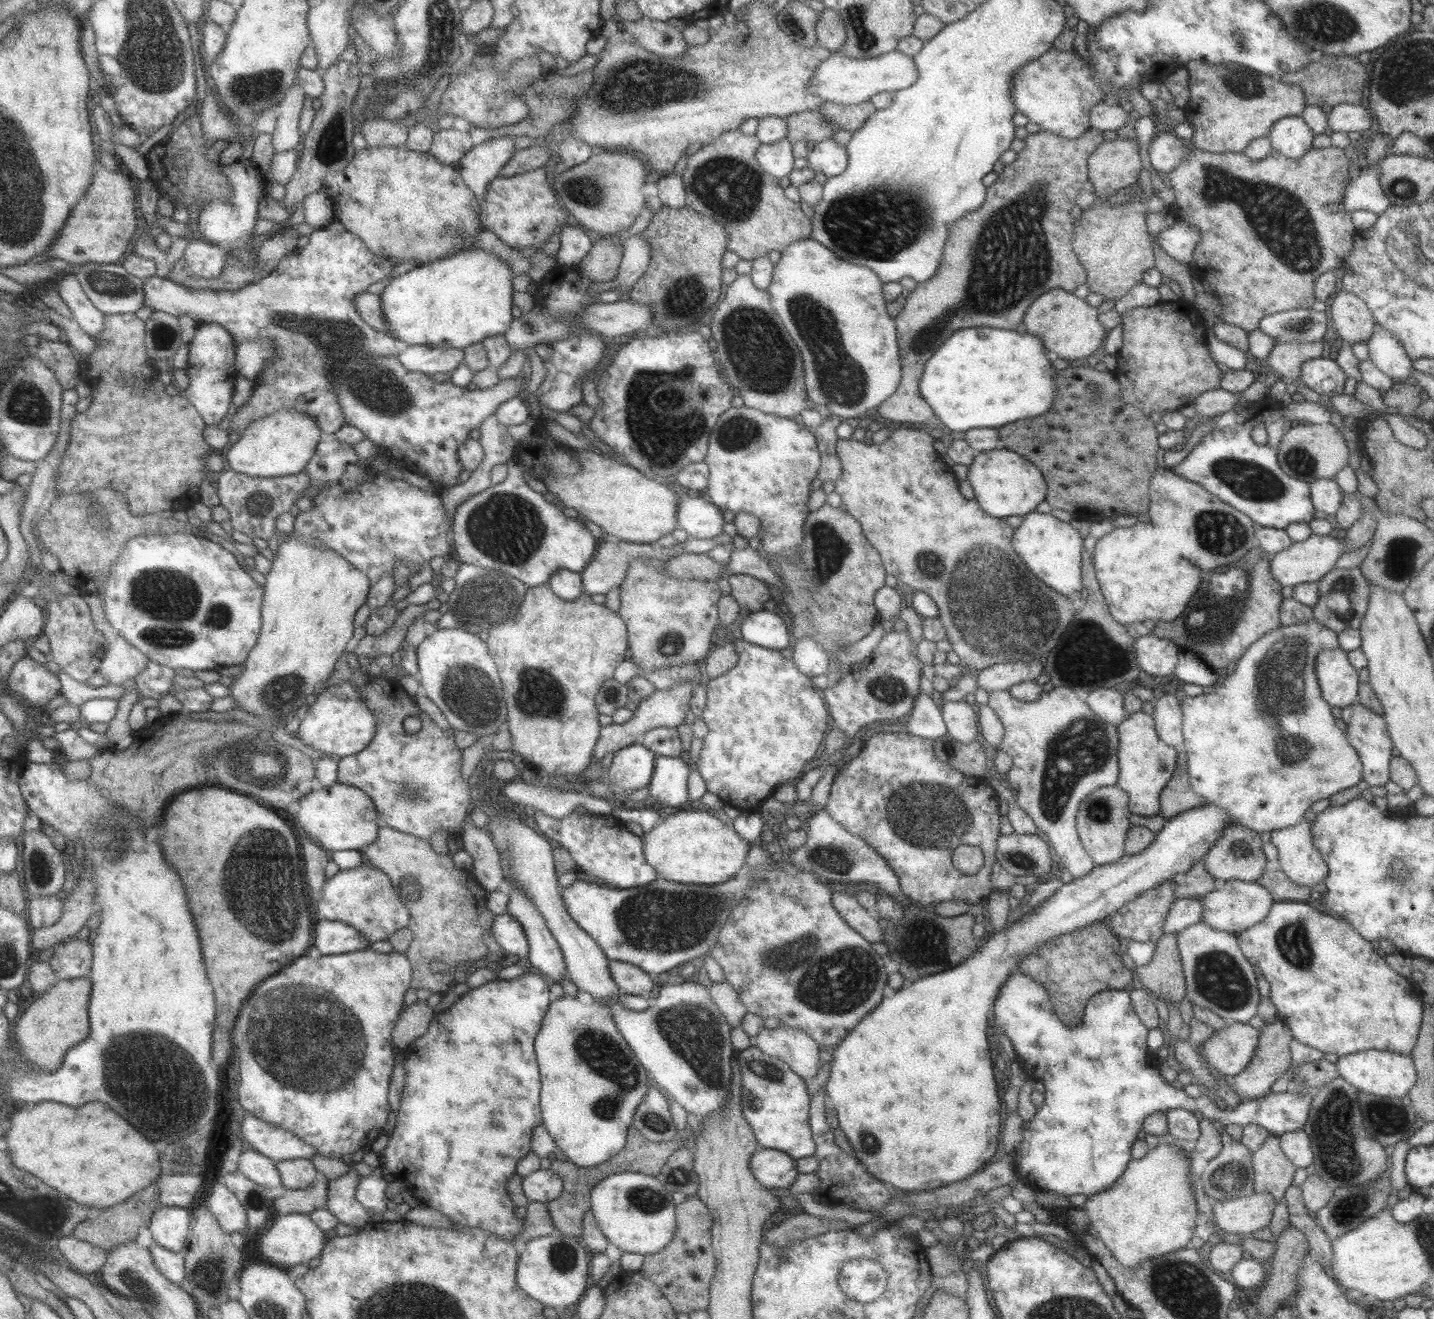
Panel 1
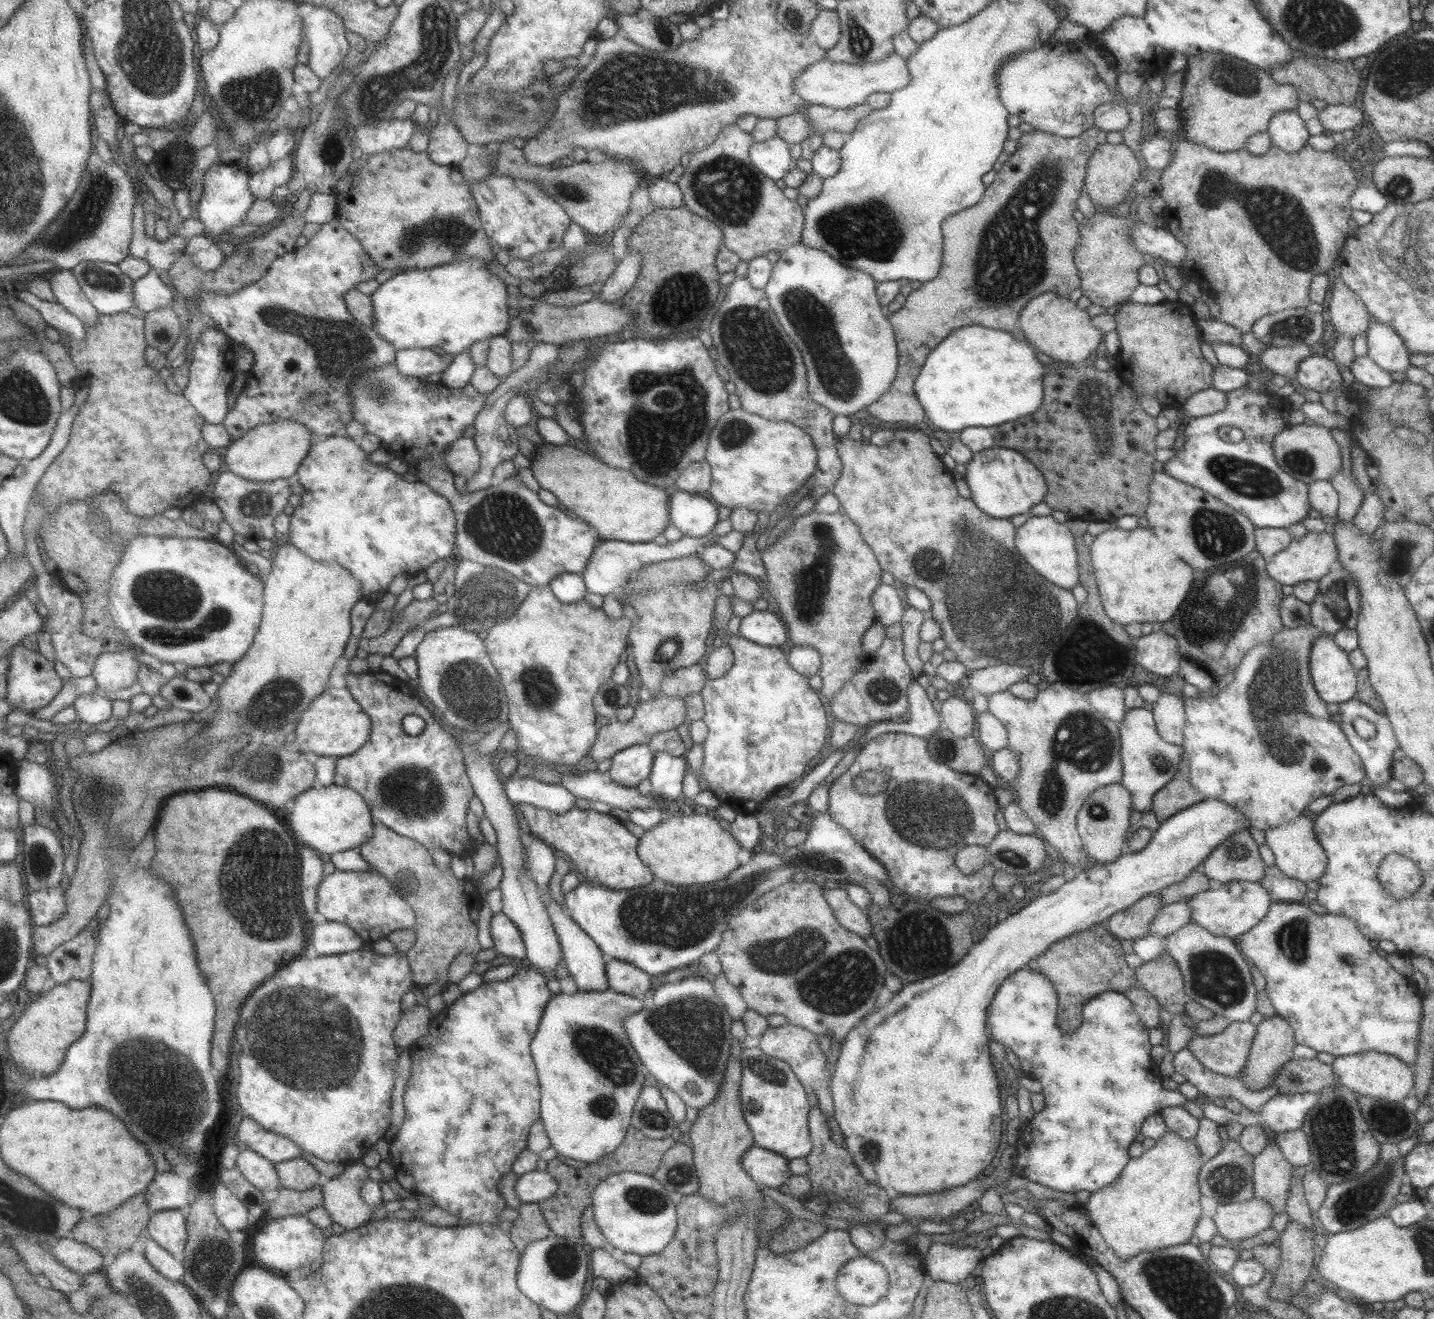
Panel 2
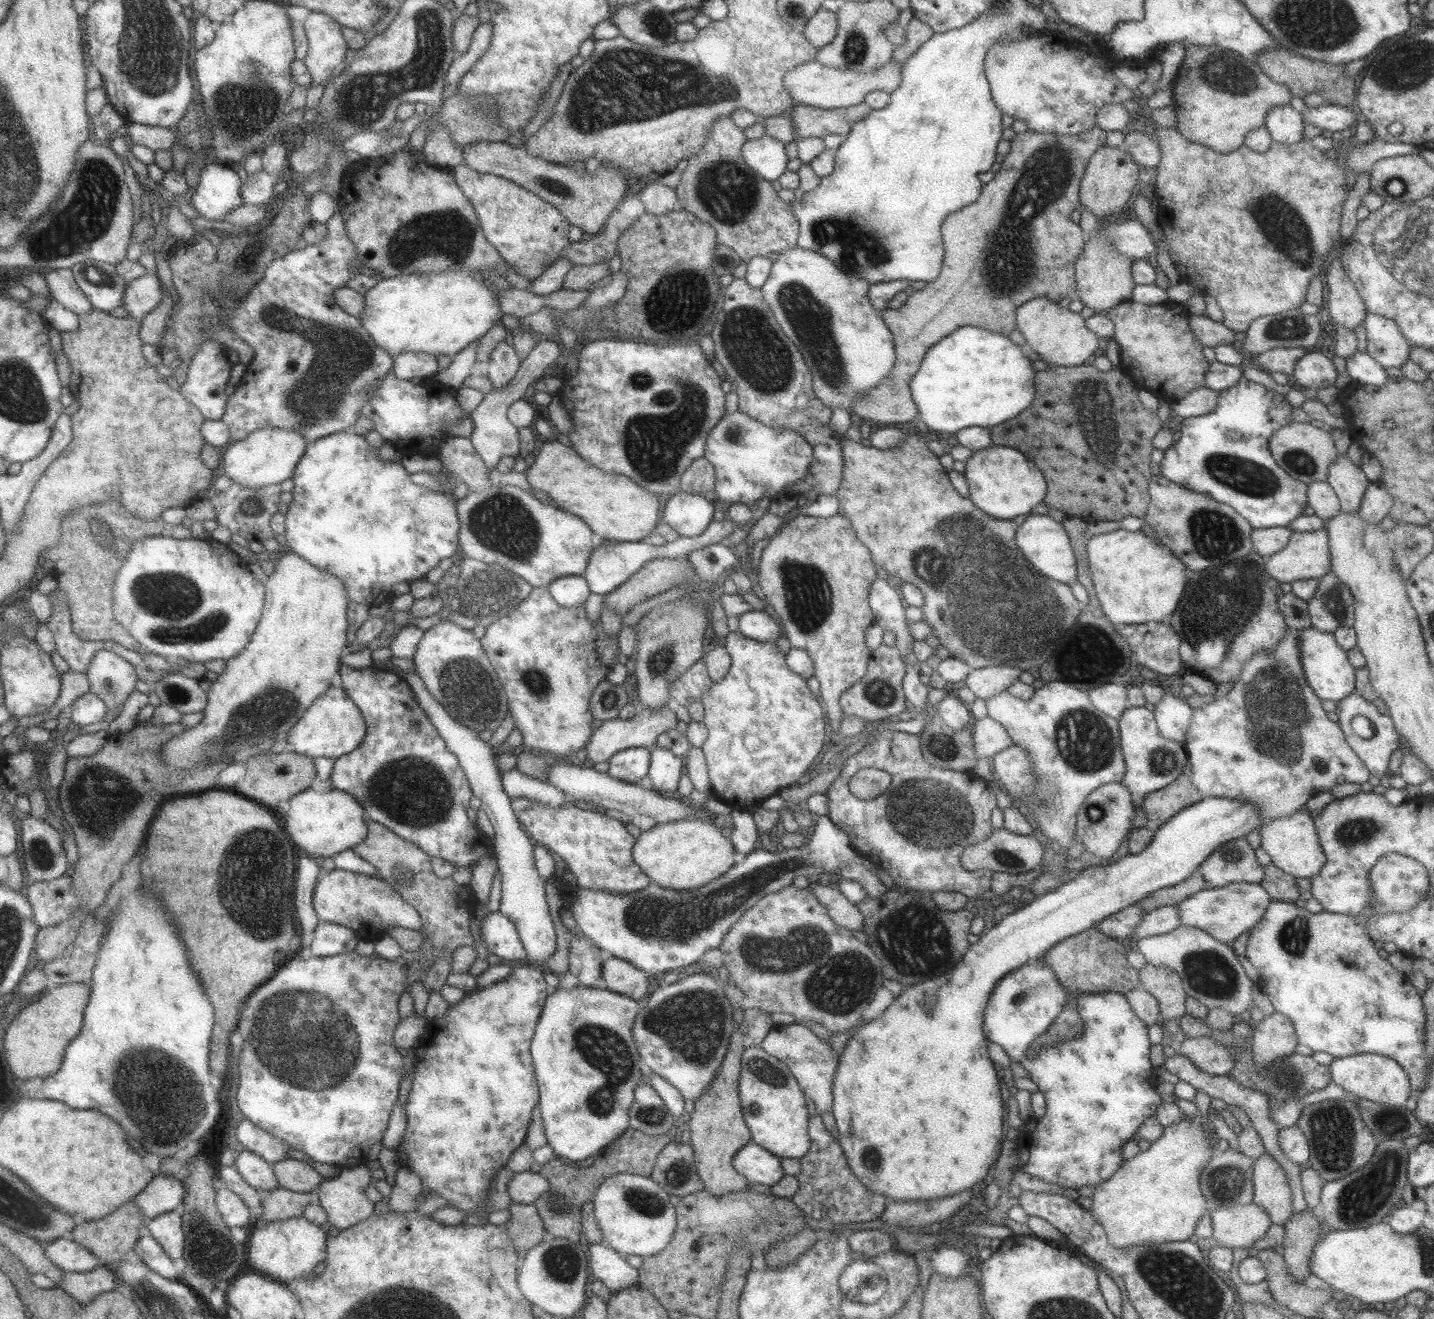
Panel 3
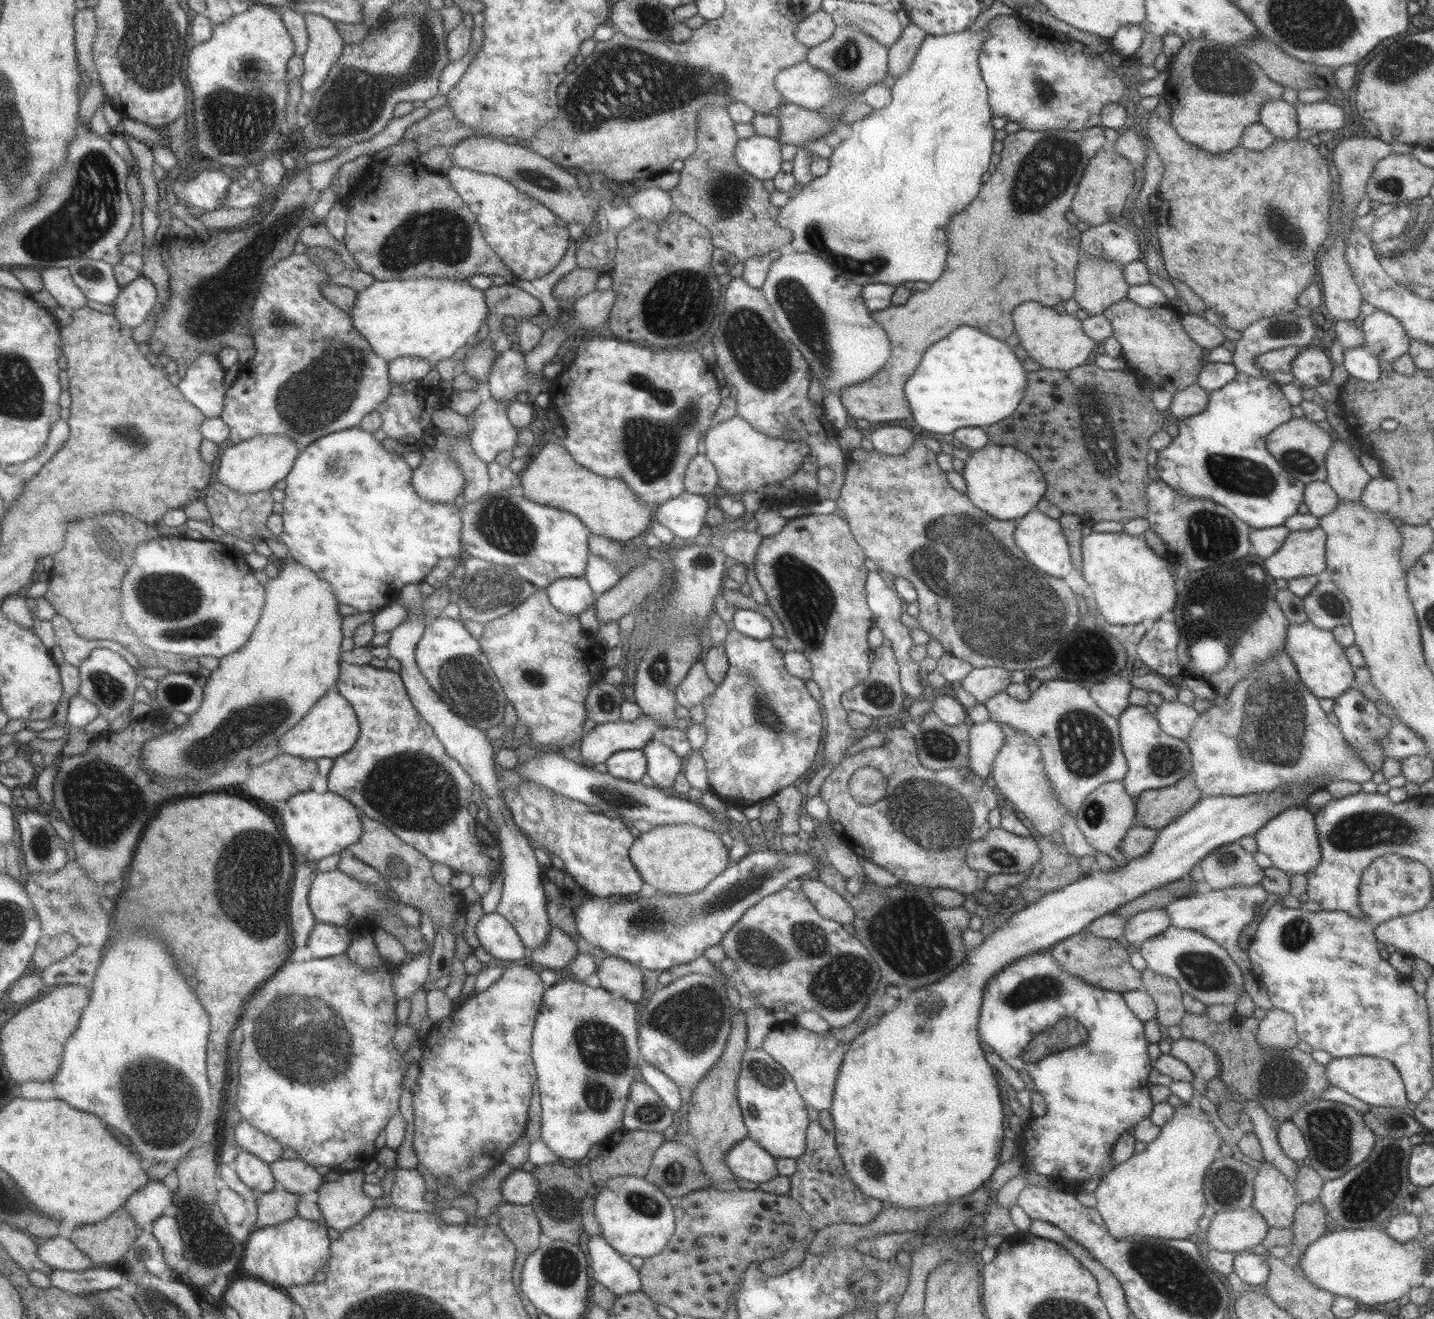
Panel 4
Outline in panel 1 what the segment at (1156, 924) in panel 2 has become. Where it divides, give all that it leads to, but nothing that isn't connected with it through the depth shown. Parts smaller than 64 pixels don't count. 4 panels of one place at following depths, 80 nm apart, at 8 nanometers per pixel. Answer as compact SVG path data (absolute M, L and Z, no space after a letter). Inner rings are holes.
M1198 898L1176 899L1165 914L1162 930L1165 934L1183 931L1187 926L1199 923L1202 913L1203 906Z

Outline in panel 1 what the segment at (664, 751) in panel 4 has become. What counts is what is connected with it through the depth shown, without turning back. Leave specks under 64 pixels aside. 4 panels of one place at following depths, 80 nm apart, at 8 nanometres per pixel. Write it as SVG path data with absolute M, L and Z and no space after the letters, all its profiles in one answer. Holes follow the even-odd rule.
M657 756L649 784L650 796L666 806L690 802L687 784L692 768L685 756Z

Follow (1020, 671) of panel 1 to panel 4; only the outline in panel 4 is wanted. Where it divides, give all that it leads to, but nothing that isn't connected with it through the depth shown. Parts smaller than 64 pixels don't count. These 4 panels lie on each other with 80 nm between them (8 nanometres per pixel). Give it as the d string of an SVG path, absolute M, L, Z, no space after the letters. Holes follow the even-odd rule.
M986 667L973 669L961 680L962 688L978 701L986 703L996 694L1004 692L1010 686L1011 671L1005 668Z

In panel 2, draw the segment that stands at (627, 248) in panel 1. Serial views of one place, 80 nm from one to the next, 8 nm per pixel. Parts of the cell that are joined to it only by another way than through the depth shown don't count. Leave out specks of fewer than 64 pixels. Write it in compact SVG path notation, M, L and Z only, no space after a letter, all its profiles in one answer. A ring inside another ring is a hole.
M630 251L625 254L621 263L617 264L615 272L606 280L602 286L601 300L608 303L620 302L640 276L640 265L642 257L638 251Z

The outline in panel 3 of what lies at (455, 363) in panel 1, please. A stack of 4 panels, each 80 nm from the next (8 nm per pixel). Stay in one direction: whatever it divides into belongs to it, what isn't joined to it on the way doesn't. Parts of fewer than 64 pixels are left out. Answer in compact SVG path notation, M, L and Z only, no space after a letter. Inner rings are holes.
M405 353L396 359L396 376L402 380L414 380L418 377L432 377L438 374L440 362L438 357L427 353Z

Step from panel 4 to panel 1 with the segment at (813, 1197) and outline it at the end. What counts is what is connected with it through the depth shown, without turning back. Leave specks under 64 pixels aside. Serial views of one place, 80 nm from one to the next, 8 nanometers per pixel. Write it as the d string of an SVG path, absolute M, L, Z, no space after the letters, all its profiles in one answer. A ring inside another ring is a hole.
M821 1088L813 1098L809 1106L809 1123L813 1134L816 1150L813 1154L818 1159L818 1170L813 1174L820 1180L816 1193L817 1202L830 1207L840 1206L856 1211L880 1211L890 1201L889 1191L884 1183L873 1178L855 1157L850 1156L843 1148L834 1142L833 1128L828 1124L825 1115L826 1090Z

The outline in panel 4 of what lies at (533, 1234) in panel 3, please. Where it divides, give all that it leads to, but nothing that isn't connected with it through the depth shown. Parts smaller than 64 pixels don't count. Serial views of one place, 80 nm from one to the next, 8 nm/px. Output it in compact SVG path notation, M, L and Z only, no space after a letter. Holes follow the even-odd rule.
M502 1202L494 1214L500 1216L498 1226L519 1248L518 1268L515 1270L515 1286L521 1286L522 1265L540 1246L542 1226L531 1205L514 1205Z

